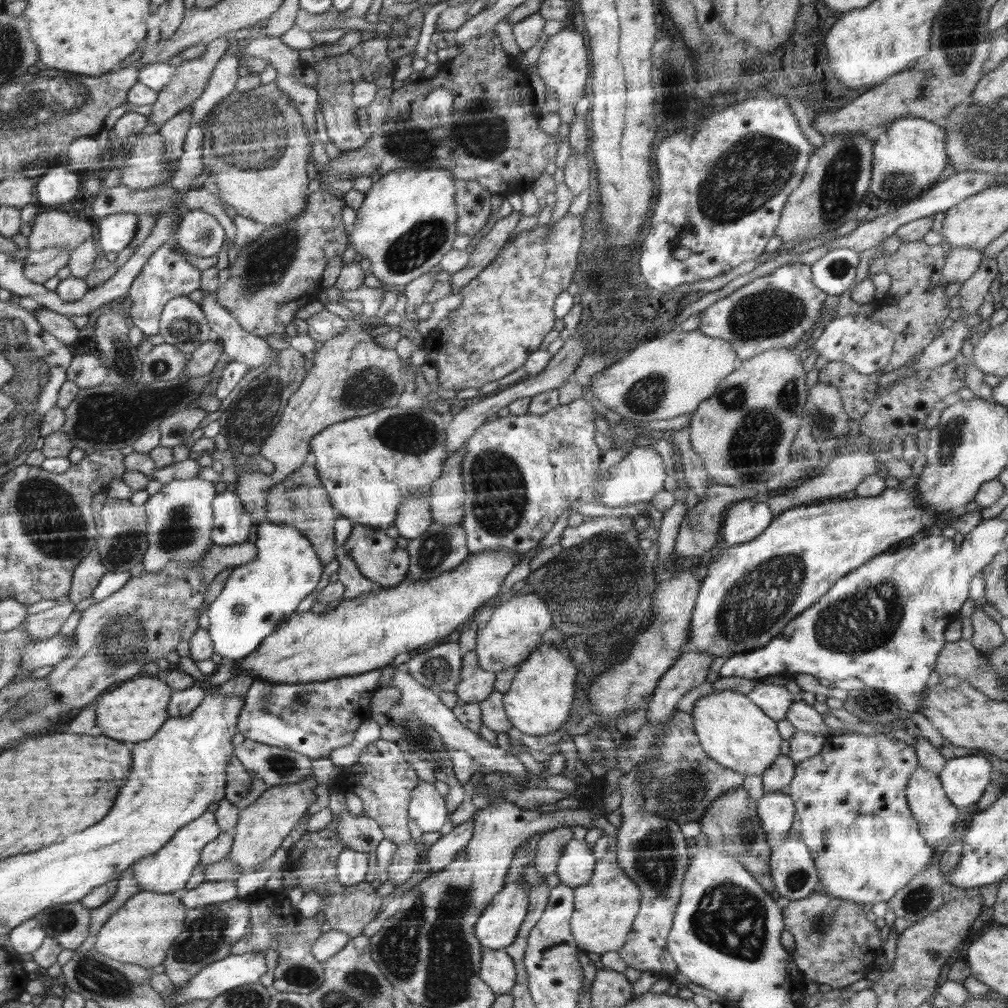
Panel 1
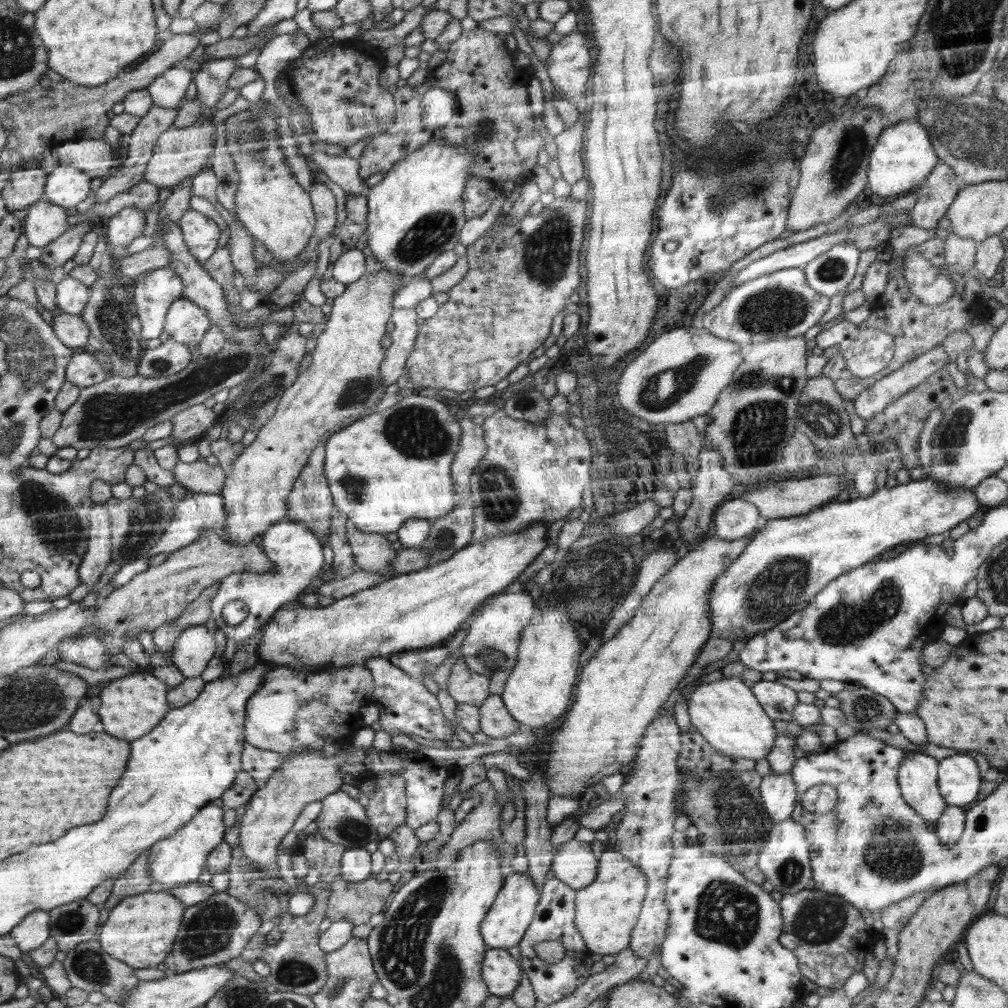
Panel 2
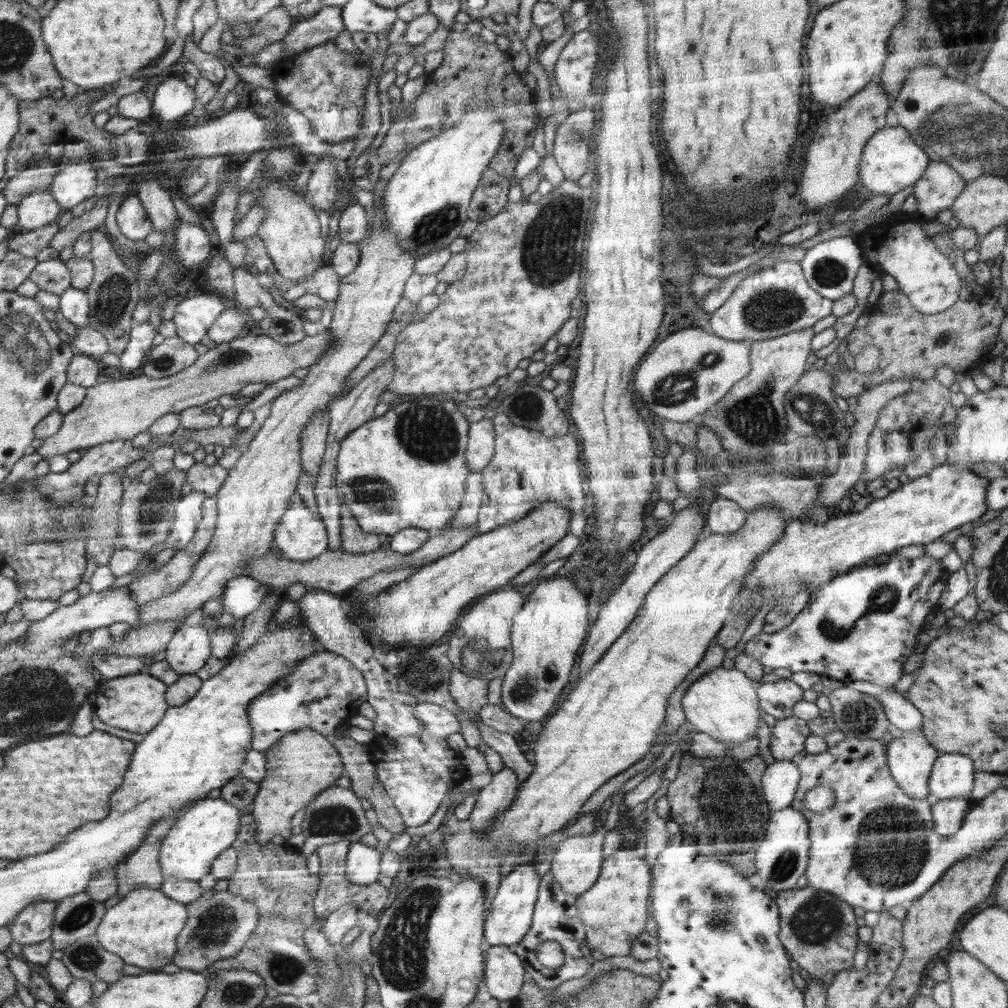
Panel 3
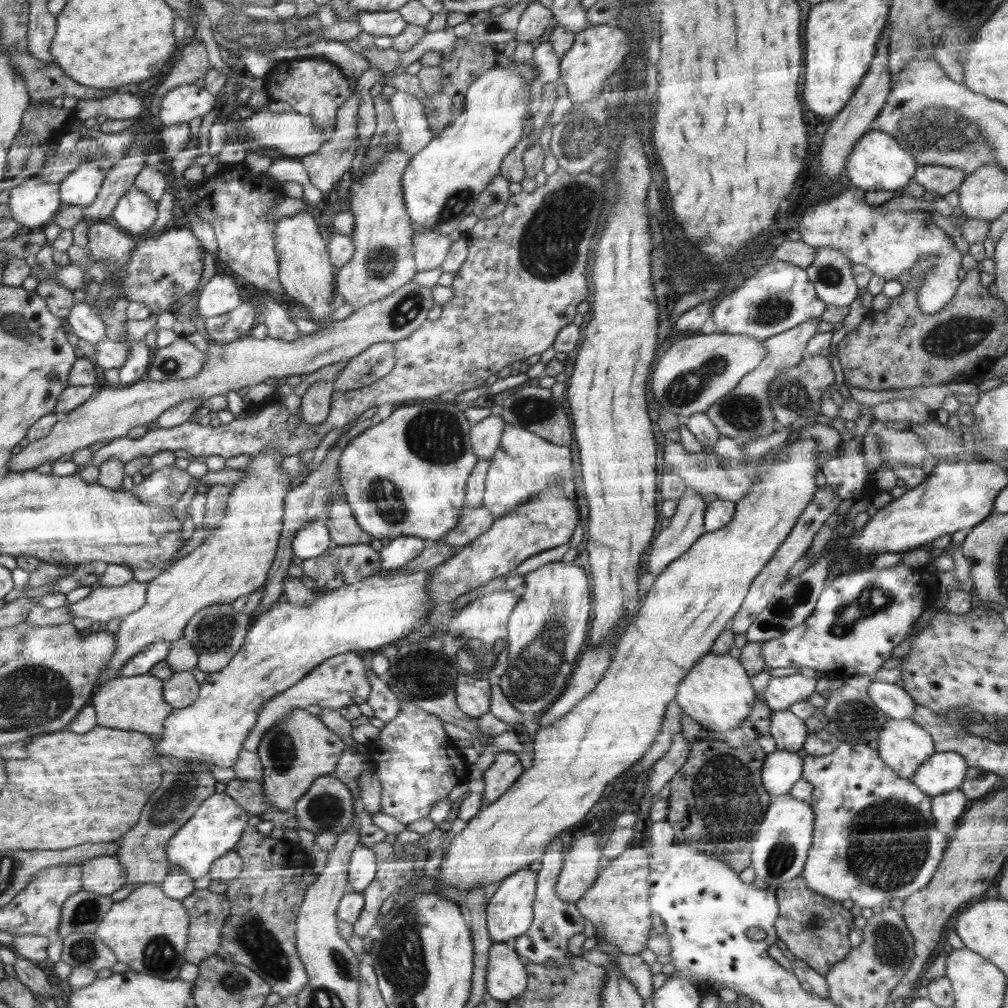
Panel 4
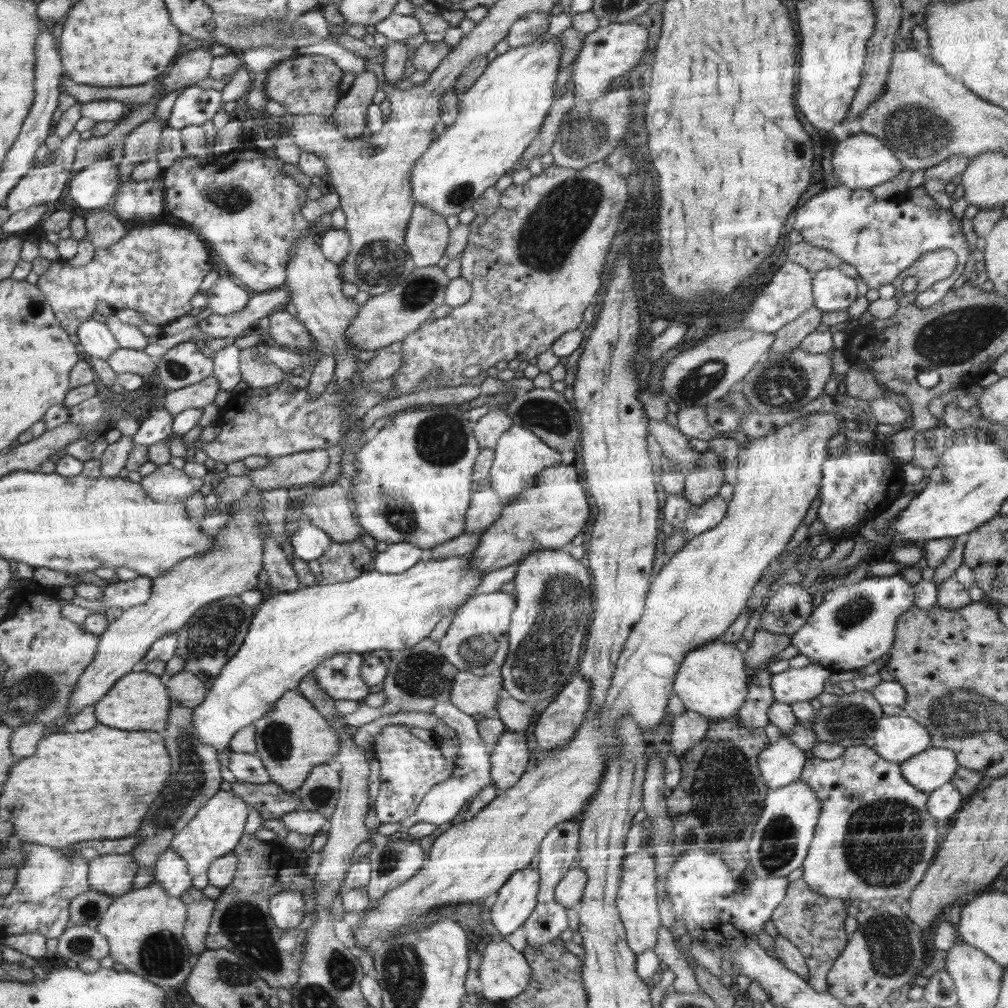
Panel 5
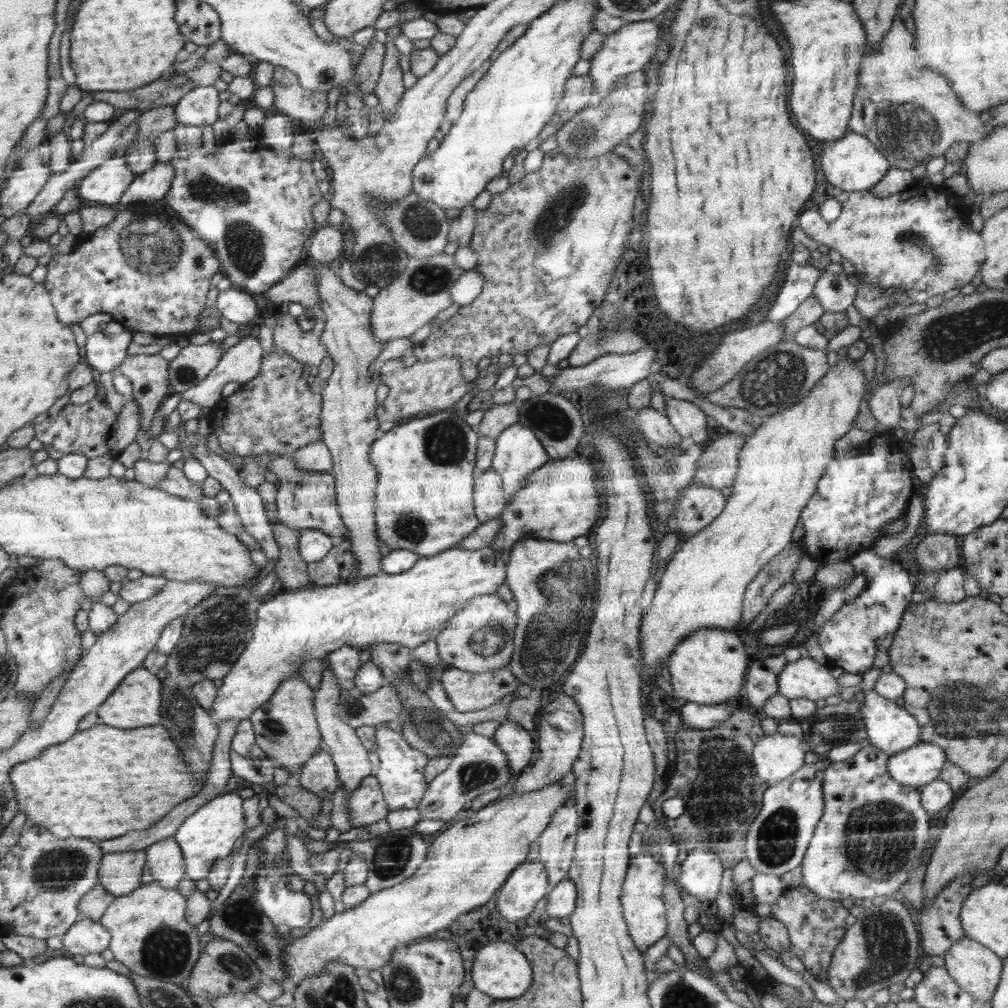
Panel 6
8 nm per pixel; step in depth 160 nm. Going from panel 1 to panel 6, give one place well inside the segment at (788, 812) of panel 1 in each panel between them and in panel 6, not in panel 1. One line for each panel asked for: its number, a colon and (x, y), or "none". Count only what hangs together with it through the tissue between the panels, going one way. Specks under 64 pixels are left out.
2: (778, 792)
3: (780, 780)
4: (781, 770)
5: (781, 763)
6: (776, 756)

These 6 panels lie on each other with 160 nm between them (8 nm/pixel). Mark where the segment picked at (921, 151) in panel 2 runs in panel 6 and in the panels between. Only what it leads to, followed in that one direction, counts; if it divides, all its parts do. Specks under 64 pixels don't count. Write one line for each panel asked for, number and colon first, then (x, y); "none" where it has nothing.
3: (890, 161)
4: (877, 162)
5: (861, 161)
6: (852, 164)

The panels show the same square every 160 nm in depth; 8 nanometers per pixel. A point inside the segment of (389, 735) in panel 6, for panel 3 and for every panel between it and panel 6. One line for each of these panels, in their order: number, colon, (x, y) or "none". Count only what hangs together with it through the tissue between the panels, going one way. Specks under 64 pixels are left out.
3: (416, 771)
4: (417, 765)
5: (406, 774)

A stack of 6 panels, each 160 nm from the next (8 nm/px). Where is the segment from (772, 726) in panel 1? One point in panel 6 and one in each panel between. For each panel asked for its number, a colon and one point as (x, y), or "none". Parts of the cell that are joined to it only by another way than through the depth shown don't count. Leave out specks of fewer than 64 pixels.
2: (725, 712)
3: (724, 704)
4: (717, 694)
5: (711, 681)
6: (708, 666)

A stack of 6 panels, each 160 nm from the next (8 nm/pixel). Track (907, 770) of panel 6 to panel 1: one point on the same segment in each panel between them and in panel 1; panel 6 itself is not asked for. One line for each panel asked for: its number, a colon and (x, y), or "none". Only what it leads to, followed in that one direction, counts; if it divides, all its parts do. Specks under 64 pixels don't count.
1: (964, 779)
2: (958, 777)
3: (952, 775)
4: (944, 771)
5: (928, 770)

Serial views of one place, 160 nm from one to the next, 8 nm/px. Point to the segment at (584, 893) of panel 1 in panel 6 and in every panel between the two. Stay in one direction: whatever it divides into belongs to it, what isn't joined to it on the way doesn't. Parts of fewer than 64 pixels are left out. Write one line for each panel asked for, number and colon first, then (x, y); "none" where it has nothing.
2: (607, 910)
3: (613, 910)
4: (617, 904)
5: (636, 900)
6: (642, 898)

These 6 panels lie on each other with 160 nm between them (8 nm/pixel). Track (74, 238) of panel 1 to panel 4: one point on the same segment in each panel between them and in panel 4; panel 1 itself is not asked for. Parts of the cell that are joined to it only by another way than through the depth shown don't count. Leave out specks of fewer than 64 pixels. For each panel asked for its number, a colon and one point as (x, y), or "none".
2: (44, 223)
3: (39, 209)
4: (35, 201)

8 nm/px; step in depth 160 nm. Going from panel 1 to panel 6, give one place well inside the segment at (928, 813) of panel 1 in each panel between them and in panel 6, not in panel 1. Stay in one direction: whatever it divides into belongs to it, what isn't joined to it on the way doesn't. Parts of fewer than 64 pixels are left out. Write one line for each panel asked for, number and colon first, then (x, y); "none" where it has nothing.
2: (917, 776)
3: (910, 758)
4: (903, 745)
5: (898, 737)
6: (889, 727)

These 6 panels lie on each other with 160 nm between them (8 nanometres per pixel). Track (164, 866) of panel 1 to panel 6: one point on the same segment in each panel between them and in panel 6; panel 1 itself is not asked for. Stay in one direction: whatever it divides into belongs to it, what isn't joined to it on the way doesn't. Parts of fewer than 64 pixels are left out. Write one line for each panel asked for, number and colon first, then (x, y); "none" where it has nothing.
2: (178, 859)
3: (195, 841)
4: (217, 827)
5: (215, 830)
6: (209, 834)

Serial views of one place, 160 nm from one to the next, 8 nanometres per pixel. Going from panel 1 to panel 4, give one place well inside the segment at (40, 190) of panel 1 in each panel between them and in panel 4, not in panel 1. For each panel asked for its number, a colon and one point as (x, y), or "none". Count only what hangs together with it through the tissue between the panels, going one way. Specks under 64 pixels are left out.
2: (66, 186)
3: (74, 183)
4: (81, 186)

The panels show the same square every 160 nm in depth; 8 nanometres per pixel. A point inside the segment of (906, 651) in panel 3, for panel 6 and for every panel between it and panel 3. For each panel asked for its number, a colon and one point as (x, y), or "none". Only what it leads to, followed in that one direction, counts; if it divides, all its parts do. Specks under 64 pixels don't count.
4: (859, 618)
5: (855, 624)
6: (850, 639)

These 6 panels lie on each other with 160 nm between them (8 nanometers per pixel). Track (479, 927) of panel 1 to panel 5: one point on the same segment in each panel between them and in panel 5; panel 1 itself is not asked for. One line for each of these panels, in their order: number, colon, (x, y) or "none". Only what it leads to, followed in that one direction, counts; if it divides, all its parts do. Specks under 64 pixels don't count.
2: (509, 918)
3: (510, 918)
4: (509, 913)
5: (513, 904)

